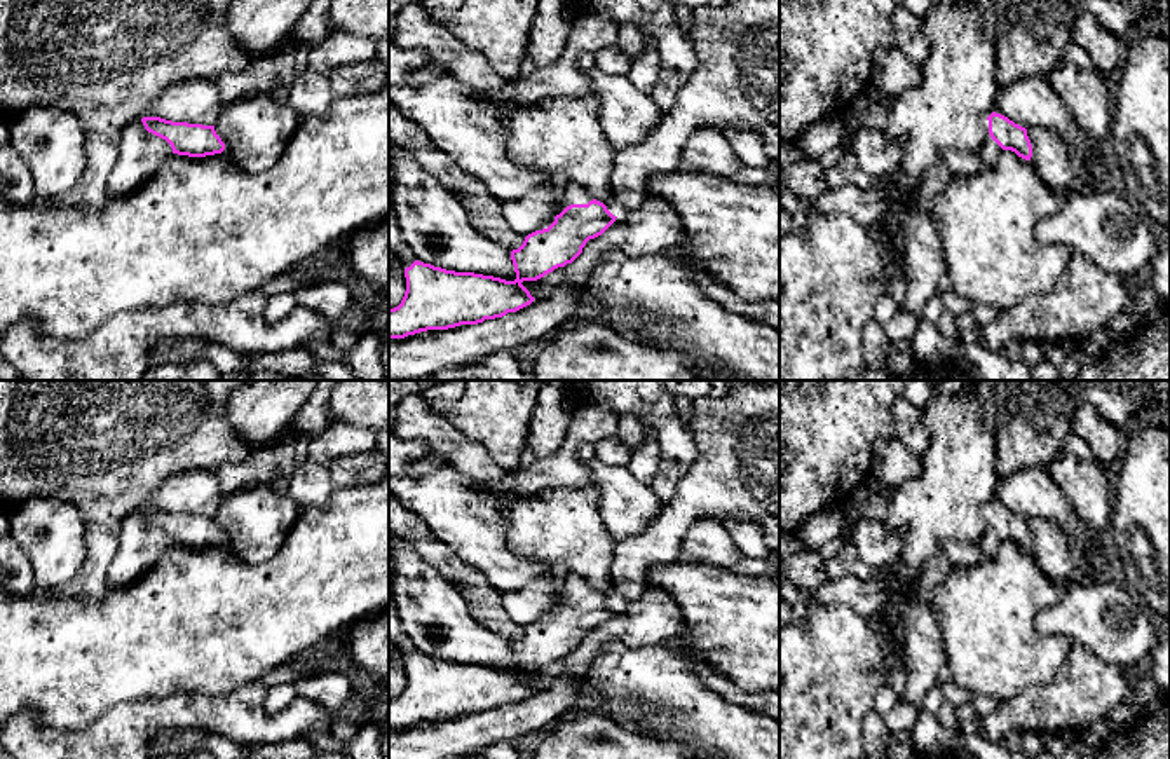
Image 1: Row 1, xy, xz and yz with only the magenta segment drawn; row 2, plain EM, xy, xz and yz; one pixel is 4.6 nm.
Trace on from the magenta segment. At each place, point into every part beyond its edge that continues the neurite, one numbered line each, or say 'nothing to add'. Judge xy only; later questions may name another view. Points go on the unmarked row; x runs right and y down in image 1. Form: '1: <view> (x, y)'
nothing to add

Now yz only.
1: yz (989, 543)

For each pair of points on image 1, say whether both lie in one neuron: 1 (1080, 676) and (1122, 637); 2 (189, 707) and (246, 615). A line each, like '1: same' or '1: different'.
1: different
2: different

